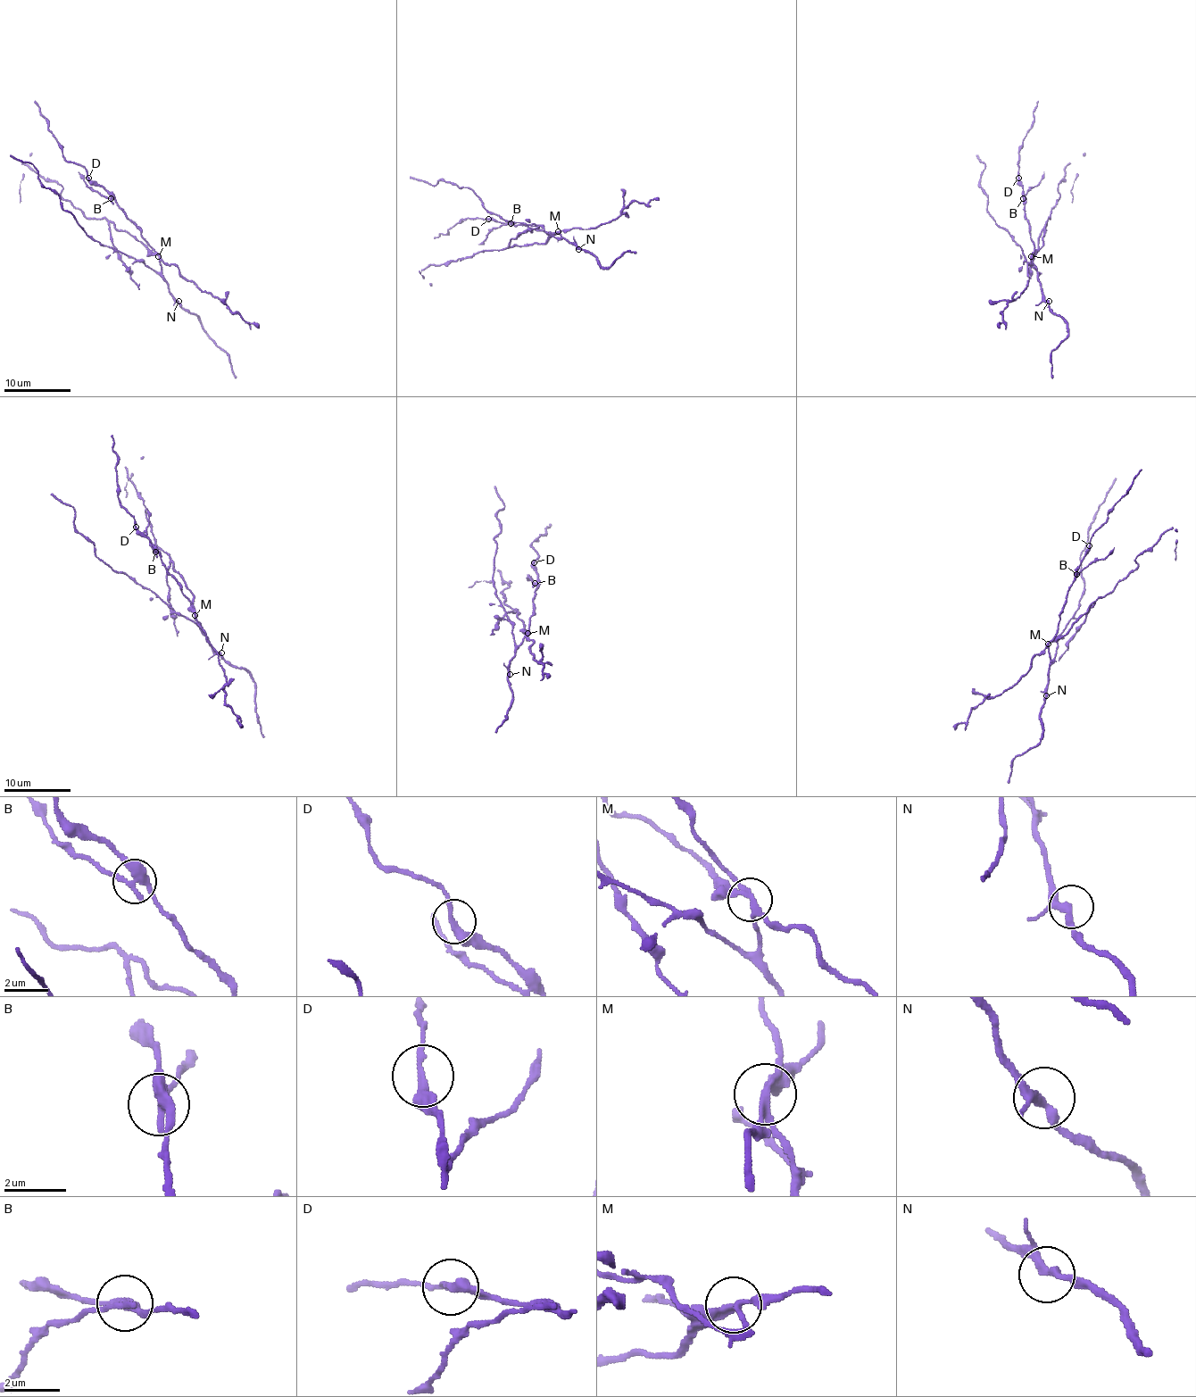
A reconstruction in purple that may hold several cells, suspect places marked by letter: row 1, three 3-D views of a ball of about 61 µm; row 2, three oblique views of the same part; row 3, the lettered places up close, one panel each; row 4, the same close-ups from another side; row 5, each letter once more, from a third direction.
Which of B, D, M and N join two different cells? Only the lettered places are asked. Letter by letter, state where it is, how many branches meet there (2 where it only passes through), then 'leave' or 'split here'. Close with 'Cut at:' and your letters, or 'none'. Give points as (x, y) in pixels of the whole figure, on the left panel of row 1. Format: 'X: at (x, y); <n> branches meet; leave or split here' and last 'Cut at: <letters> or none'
B: at (111, 198); 3 branches meet; split here
D: at (88, 178); 2 branches meet; leave
M: at (158, 256); 3 branches meet; split here
N: at (178, 301); 3 branches meet; leave
Cut at: B, M

